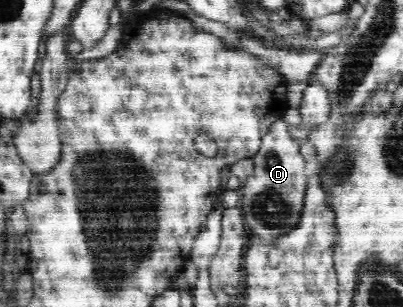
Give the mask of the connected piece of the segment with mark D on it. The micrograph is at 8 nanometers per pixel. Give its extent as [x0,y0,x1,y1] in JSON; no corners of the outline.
[240,118,307,242]

